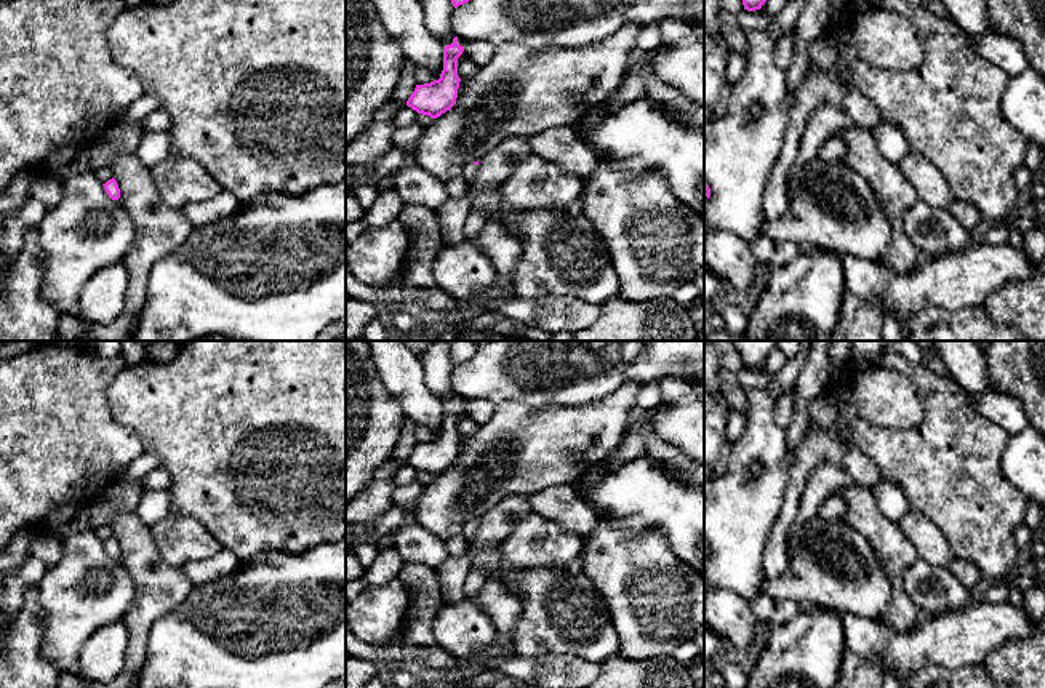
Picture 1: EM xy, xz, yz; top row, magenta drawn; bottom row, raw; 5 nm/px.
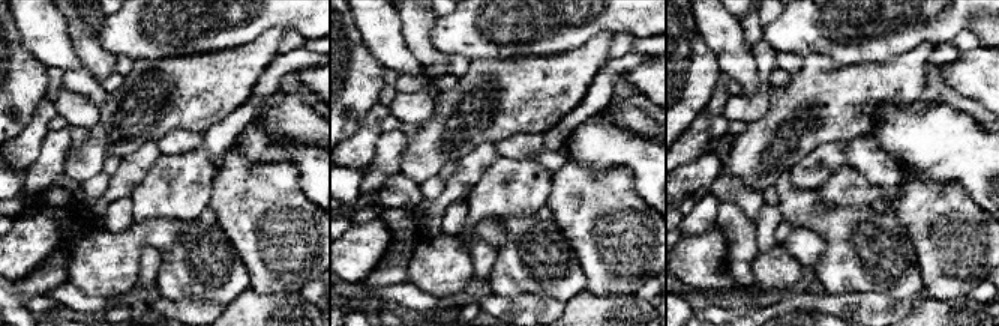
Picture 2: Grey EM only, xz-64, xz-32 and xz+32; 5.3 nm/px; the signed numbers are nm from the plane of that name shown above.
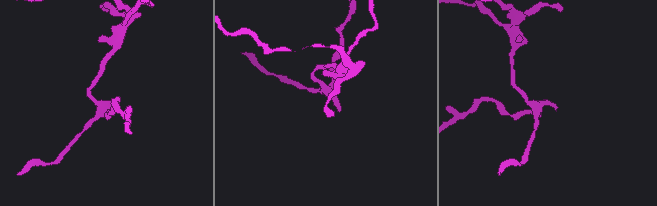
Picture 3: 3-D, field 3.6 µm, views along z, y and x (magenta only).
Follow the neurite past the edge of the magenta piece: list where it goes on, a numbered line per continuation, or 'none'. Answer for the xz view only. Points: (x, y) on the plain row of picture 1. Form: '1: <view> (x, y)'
1: xz (469, 528)

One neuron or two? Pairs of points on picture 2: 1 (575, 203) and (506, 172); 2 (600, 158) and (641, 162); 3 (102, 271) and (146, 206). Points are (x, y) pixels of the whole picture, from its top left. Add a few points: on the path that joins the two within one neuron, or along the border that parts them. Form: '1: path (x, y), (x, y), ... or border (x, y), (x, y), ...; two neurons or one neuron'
1: border (551, 178), (551, 193), (545, 203); two neurons
2: path (611, 158), (630, 158); one neuron
3: border (170, 218), (146, 218), (135, 223); two neurons

